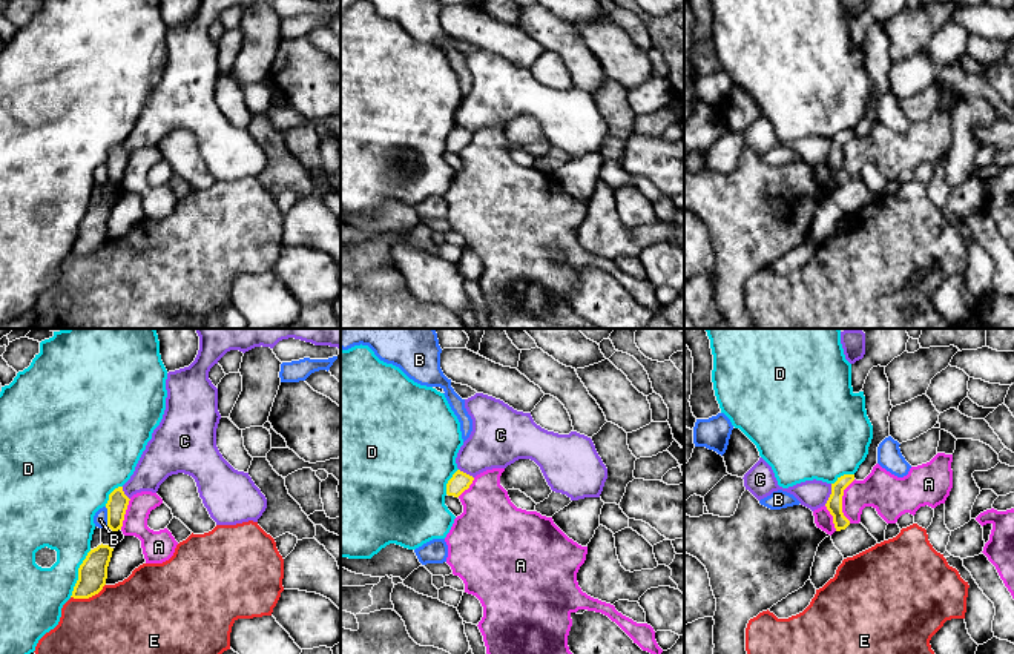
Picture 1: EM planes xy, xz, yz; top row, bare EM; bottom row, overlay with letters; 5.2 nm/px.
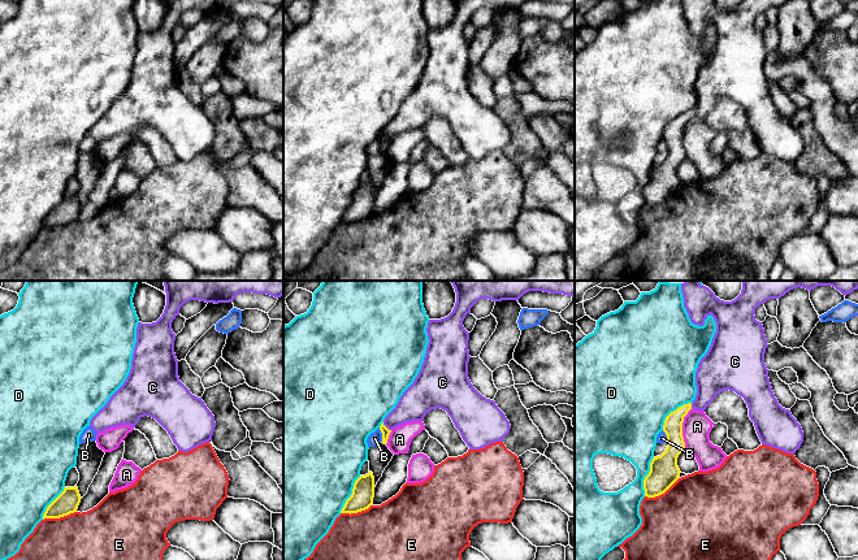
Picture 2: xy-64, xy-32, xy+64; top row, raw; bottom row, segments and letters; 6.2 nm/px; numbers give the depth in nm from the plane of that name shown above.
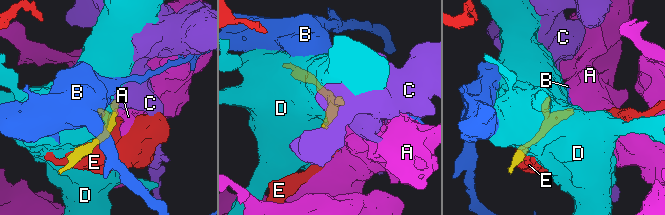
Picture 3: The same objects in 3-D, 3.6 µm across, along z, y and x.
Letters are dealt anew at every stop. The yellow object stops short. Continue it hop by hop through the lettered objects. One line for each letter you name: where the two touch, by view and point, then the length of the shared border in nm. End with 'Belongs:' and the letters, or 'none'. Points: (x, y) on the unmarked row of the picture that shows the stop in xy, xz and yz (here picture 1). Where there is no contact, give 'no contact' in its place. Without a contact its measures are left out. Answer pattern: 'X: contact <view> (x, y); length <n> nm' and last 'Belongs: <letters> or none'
Belongs: none

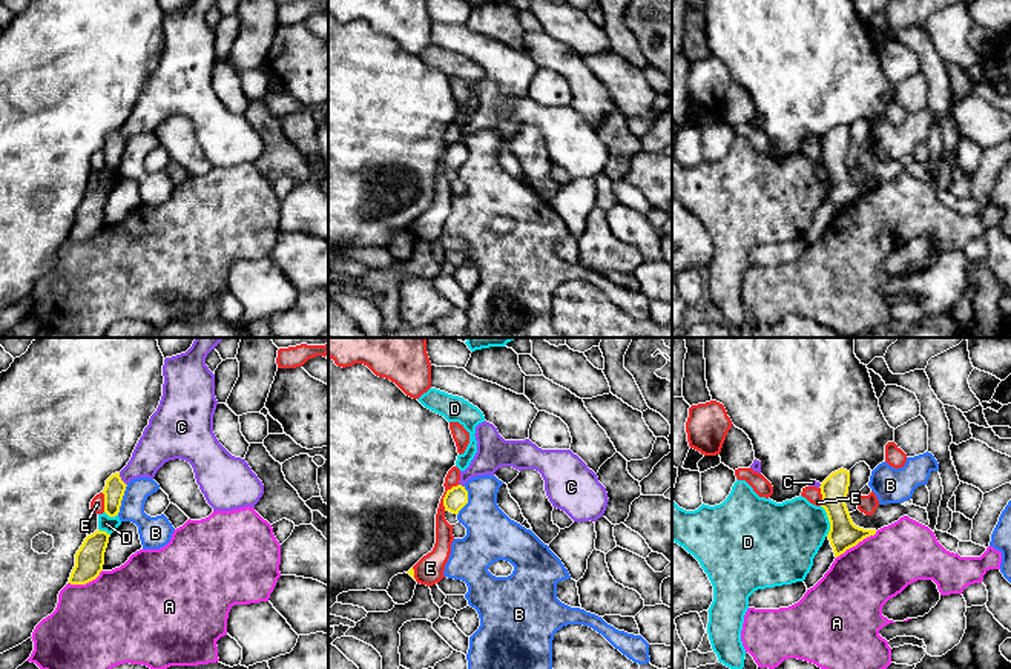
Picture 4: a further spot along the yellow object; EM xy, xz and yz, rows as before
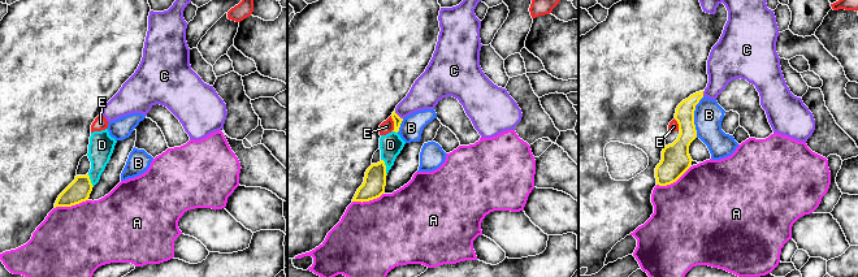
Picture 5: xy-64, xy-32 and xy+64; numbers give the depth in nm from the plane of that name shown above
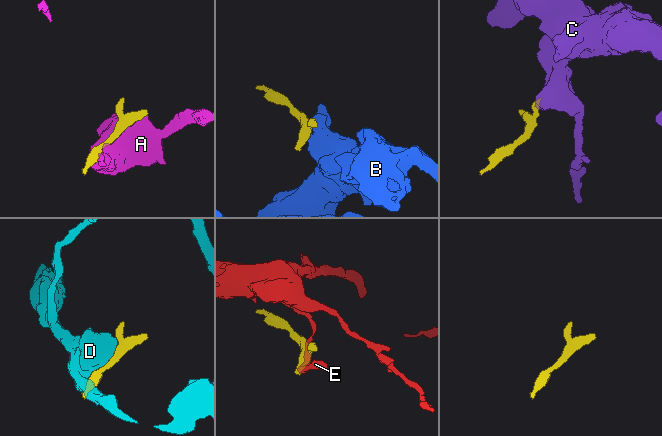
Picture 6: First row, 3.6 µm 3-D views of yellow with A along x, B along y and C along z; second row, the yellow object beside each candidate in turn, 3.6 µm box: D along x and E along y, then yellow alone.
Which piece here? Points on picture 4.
Belongs: none

